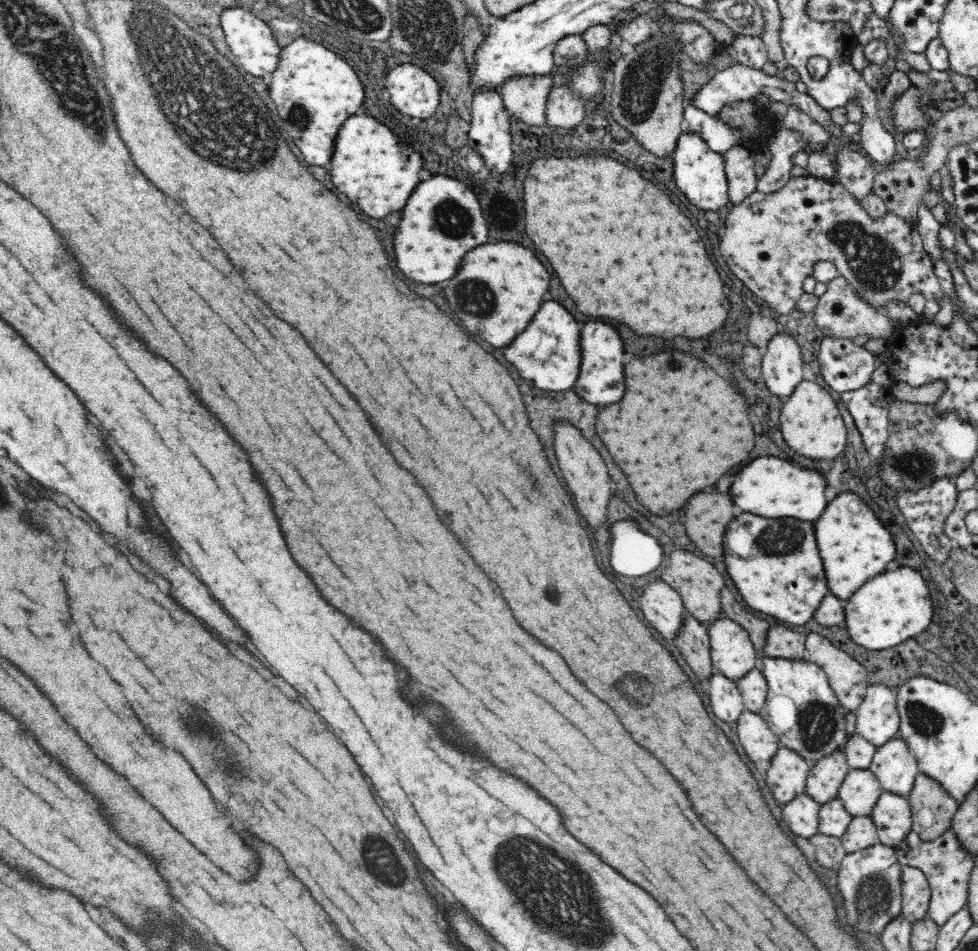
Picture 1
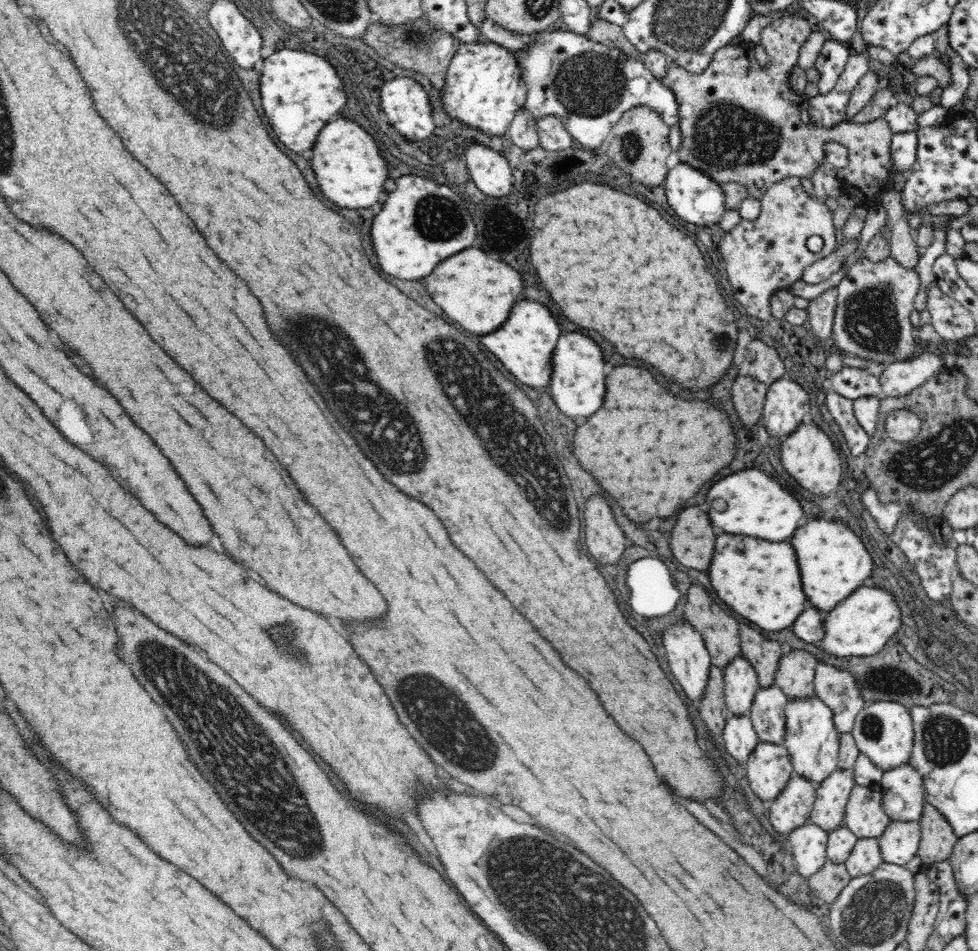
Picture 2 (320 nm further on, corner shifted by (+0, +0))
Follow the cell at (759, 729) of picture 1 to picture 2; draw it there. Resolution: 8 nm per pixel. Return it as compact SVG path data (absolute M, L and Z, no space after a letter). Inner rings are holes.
M759 742L748 759L747 781L763 802L772 802L794 775L789 752L784 745Z

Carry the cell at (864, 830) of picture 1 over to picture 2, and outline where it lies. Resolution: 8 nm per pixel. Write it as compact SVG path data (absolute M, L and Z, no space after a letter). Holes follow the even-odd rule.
M877 838L858 839L846 862L847 871L851 878L860 878L875 872L883 864L882 852Z

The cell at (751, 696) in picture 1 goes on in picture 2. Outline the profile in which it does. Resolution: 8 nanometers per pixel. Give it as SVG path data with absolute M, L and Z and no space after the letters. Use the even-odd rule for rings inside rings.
M774 684L768 688L760 687L755 694L749 717L753 722L753 727L757 732L759 742L764 742L774 745L783 745L786 736L786 713L785 708L788 702L788 697L784 691Z

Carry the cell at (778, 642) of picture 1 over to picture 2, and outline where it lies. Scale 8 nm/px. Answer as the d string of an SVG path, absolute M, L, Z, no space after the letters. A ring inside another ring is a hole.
M800 648L786 650L780 657L775 684L784 691L788 700L809 699L815 694L816 658Z

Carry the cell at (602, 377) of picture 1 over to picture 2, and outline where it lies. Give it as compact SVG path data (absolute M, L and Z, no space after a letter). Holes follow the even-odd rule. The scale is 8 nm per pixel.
M564 334L552 356L552 380L550 380L550 394L556 402L556 406L570 418L584 416L588 418L602 406L602 396L606 392L604 388L604 358L602 350L596 346L594 340L590 340L584 334Z

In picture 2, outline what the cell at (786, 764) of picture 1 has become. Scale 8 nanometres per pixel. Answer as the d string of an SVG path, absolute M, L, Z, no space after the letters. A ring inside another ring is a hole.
M793 775L781 793L770 802L770 822L776 832L785 837L808 823L816 800L816 789L812 781Z

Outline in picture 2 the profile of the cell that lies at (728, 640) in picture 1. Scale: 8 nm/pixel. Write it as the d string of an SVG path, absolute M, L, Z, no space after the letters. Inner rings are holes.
M743 656L723 670L724 698L730 715L749 716L756 691L761 687L754 667Z

